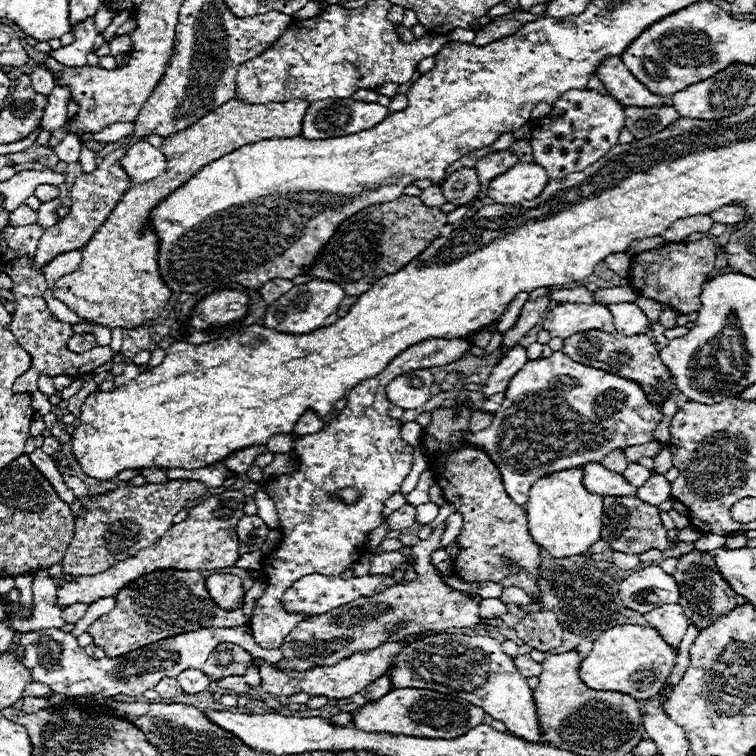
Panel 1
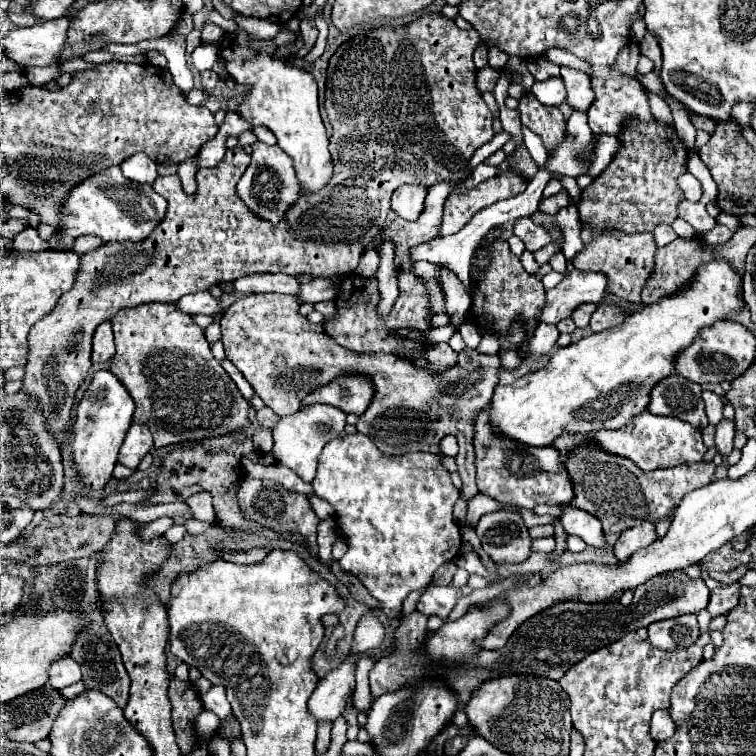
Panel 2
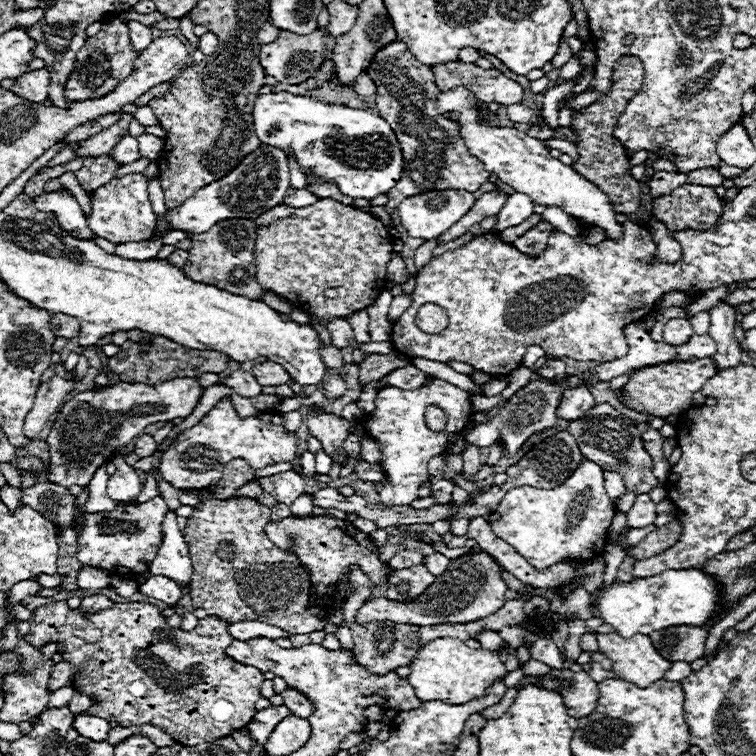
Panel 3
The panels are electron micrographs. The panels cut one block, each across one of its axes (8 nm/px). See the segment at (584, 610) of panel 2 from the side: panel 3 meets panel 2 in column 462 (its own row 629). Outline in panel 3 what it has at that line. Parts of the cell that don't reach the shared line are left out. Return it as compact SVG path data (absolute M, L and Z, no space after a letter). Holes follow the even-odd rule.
M668 626L668 630L650 634L650 640L662 658L670 662L694 662L704 654L706 634L708 632L698 626Z

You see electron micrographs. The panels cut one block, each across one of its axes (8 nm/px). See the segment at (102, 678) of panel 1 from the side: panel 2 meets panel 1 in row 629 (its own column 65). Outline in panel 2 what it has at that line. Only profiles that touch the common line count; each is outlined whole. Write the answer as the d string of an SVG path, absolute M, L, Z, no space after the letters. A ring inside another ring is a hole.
M108 168L78 184L66 198L62 212L62 248L70 250L72 242L82 234L98 236L104 242L142 242L164 220L166 212L168 202L164 196L158 196L152 188L126 180L120 168Z

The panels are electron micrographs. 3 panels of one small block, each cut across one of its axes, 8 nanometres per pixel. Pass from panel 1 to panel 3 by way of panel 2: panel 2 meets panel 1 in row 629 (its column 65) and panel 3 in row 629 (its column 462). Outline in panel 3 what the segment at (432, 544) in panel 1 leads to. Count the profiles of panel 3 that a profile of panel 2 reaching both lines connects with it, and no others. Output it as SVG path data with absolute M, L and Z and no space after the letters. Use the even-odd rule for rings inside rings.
M62 600L34 610L26 638L40 648L48 642L60 644L58 650L64 652L64 660L72 660L72 666L76 666L78 678L72 682L74 688L98 702L94 704L94 714L108 718L108 722L118 722L120 726L158 726L182 746L224 738L234 730L248 726L258 712L256 700L260 698L260 684L264 680L262 672L254 666L240 664L226 654L232 636L228 634L228 624L218 618L202 618L194 630L184 632L180 628L170 628L160 614L160 608L146 602L112 604L112 608L102 610L92 618L84 618L80 610L70 610Z

